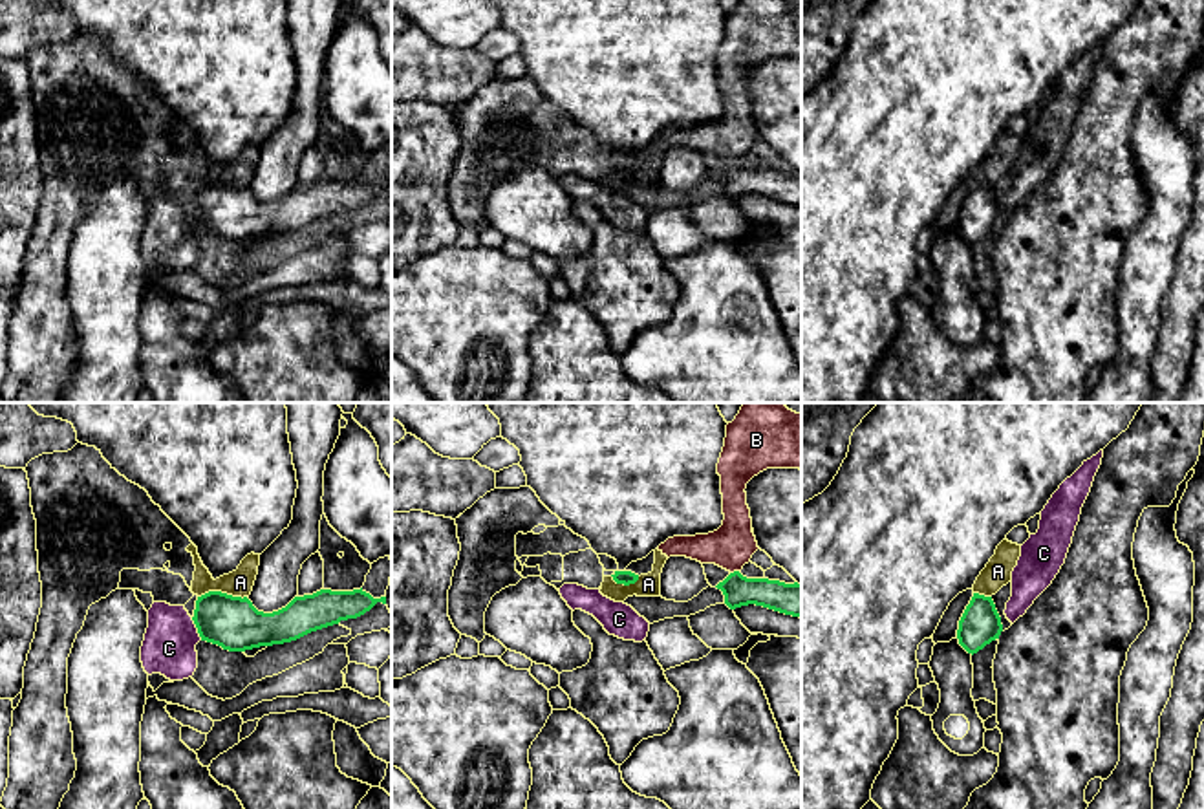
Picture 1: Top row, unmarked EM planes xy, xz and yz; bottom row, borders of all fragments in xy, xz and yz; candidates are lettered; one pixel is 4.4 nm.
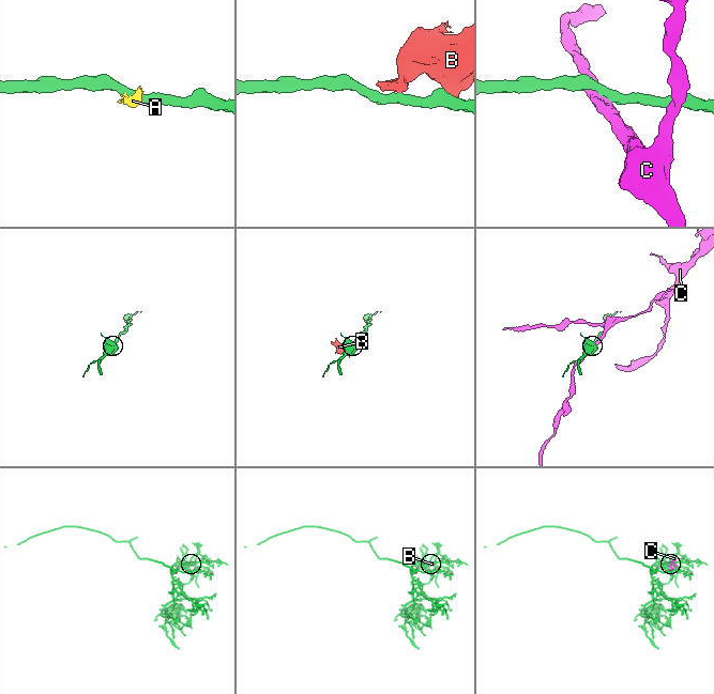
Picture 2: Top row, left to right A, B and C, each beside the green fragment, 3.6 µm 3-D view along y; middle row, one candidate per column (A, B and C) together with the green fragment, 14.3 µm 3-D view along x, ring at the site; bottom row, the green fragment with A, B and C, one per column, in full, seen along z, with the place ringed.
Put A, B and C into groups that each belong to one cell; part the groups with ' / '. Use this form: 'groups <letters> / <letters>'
groups A B / C

